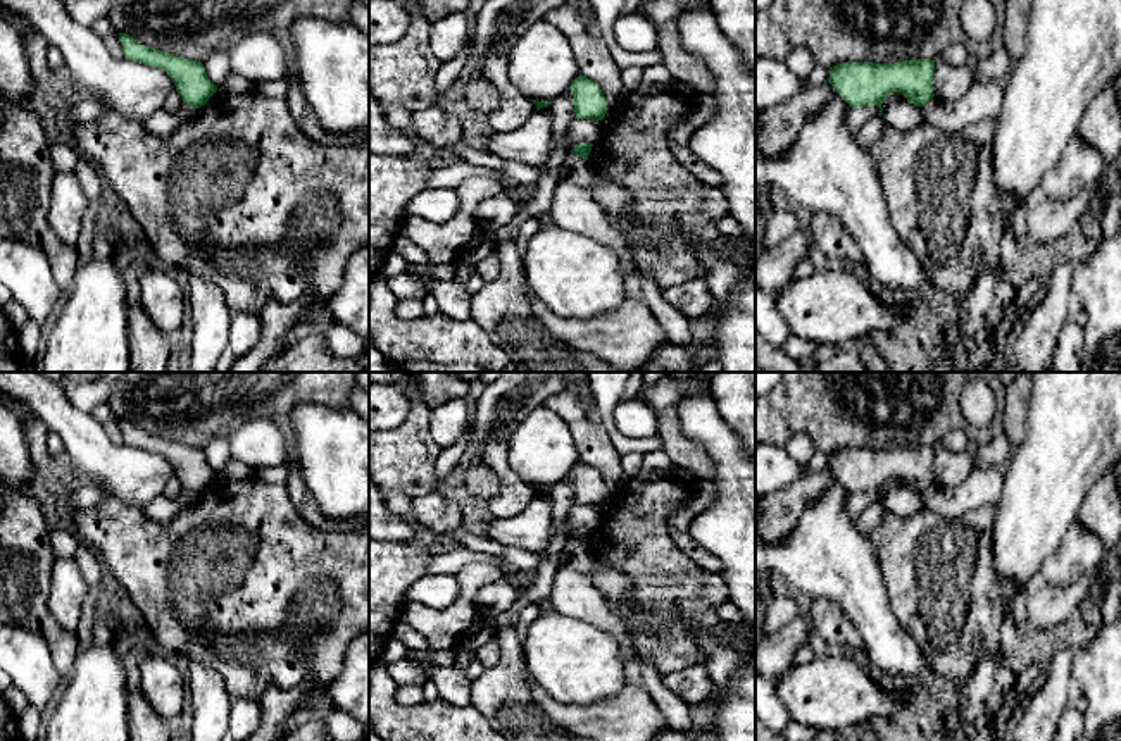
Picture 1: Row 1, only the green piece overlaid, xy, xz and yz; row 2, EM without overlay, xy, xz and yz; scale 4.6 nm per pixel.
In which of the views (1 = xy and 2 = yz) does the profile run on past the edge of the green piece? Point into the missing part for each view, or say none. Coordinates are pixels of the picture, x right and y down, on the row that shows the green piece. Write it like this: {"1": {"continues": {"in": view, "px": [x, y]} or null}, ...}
{"1": {"continues": null}, "2": {"continues": null}}

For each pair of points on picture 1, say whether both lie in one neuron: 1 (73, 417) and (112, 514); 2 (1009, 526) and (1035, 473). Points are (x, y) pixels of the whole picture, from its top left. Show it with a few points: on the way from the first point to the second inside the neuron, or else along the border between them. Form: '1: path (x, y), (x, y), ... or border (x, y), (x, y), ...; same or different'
1: border (112, 495), (140, 509); different
2: path (1023, 512), (1035, 500), (1035, 486); same

